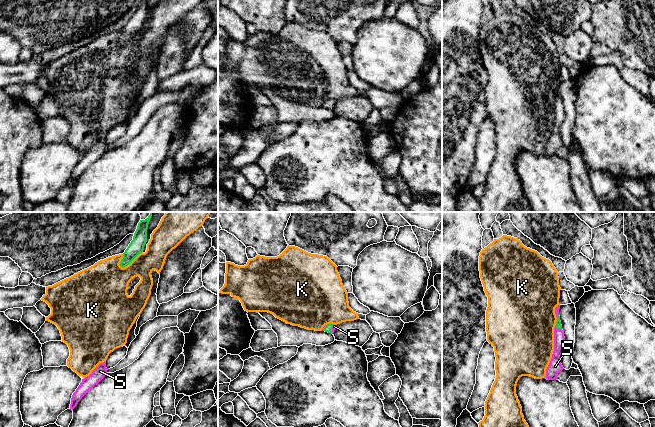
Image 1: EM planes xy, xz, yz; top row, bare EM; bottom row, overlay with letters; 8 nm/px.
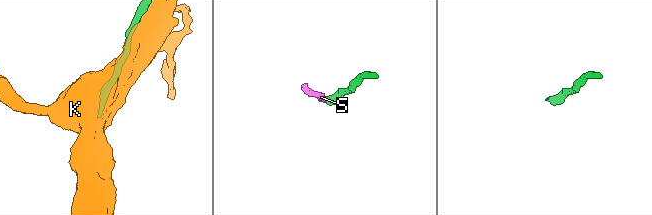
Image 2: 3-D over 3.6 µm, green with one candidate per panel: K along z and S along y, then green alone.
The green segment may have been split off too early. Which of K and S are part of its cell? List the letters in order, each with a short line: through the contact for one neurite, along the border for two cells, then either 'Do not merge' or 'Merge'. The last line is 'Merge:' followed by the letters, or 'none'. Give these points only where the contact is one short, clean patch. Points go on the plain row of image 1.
K: Do not merge
S: Line: yz (558, 99), (558, 104), (559, 115). Merge
Merge: S

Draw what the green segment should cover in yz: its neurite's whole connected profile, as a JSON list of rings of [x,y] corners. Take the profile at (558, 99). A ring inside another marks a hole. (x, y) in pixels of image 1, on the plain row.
[[[560,80],[555,84],[555,90],[557,93],[556,101],[554,104],[554,127],[552,130],[552,134],[550,136],[550,139],[546,145],[546,152],[545,154],[547,156],[555,156],[557,155],[557,151],[559,148],[561,148],[564,144],[561,140],[559,128],[564,121],[565,118],[565,113],[564,113],[564,108],[562,106],[562,101],[560,97],[560,92],[559,92],[559,85],[560,85]]]

